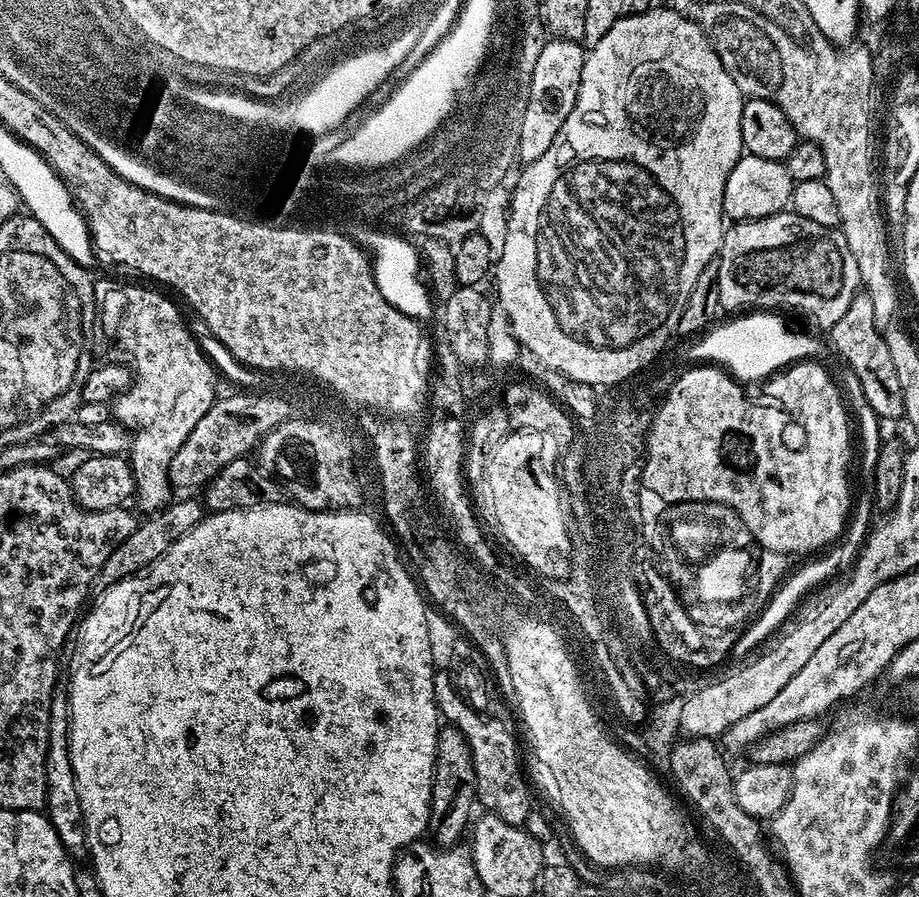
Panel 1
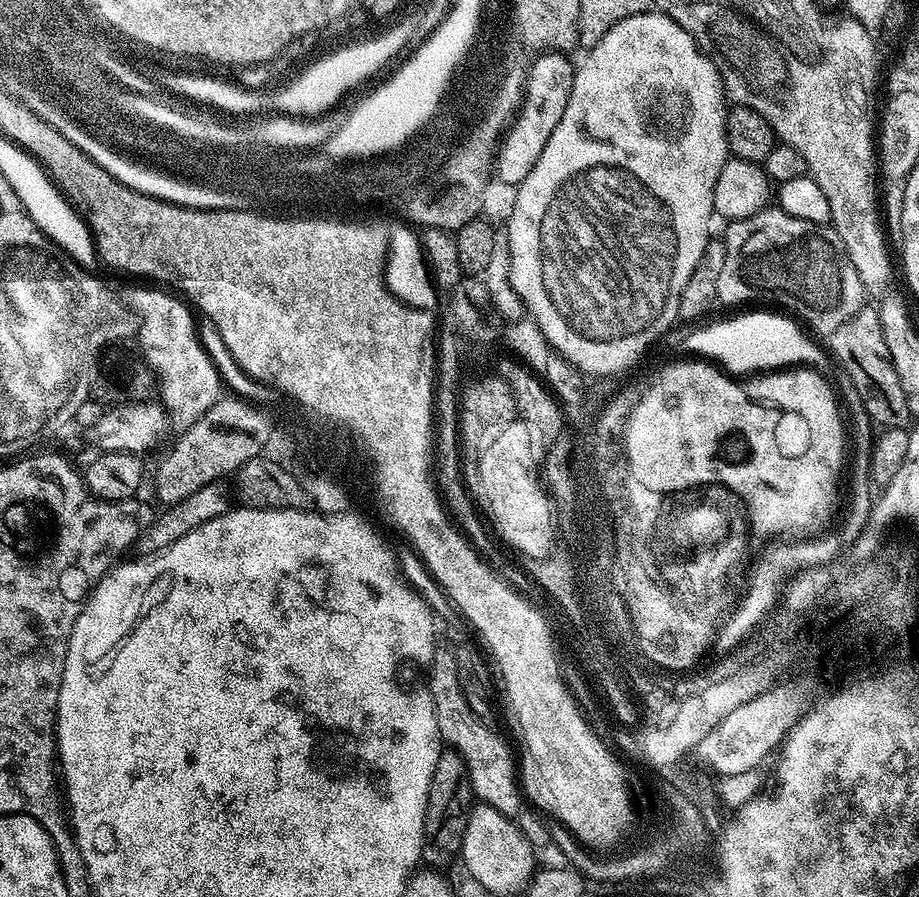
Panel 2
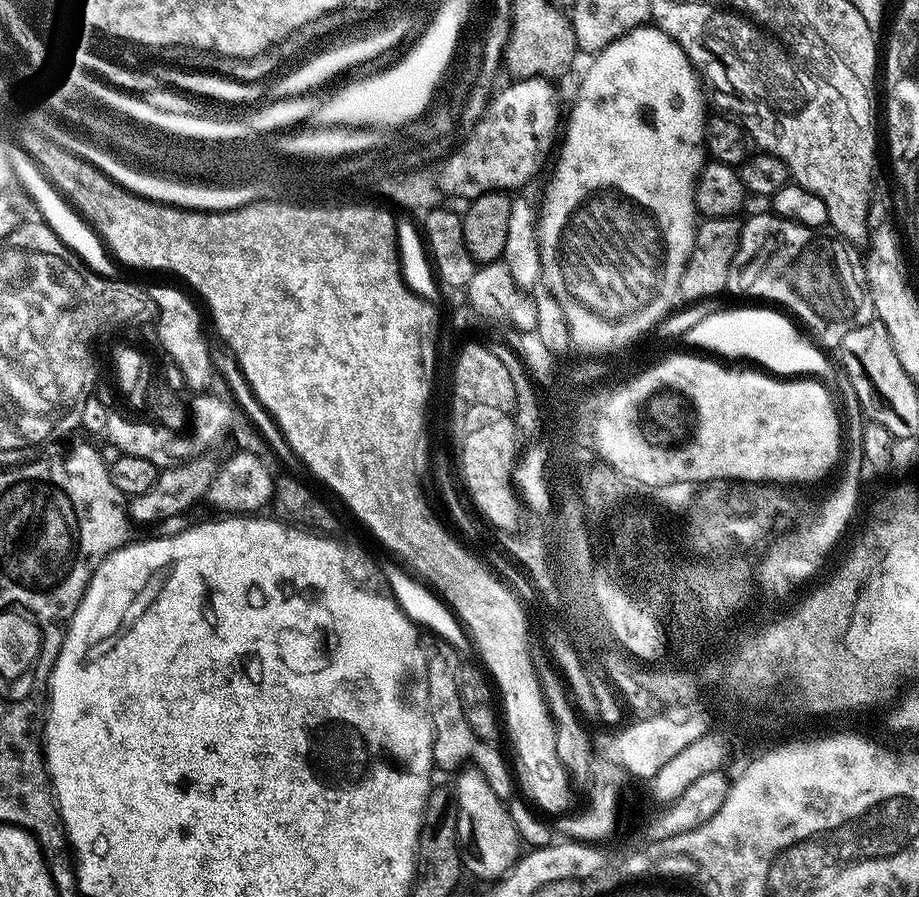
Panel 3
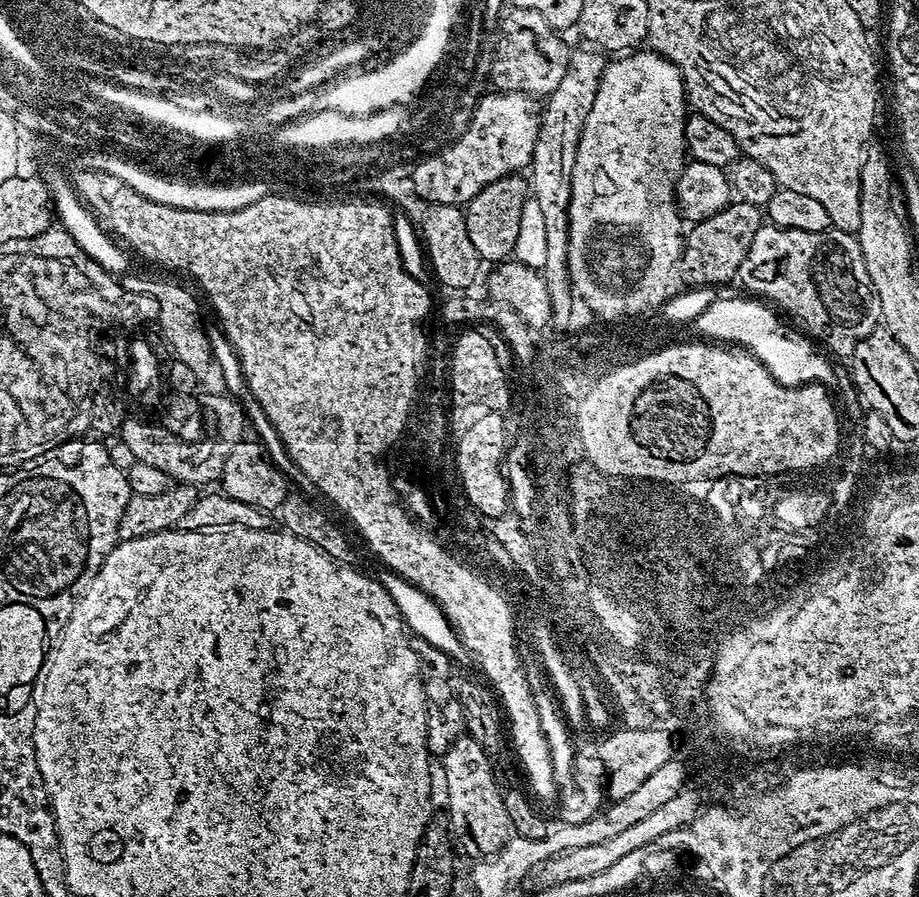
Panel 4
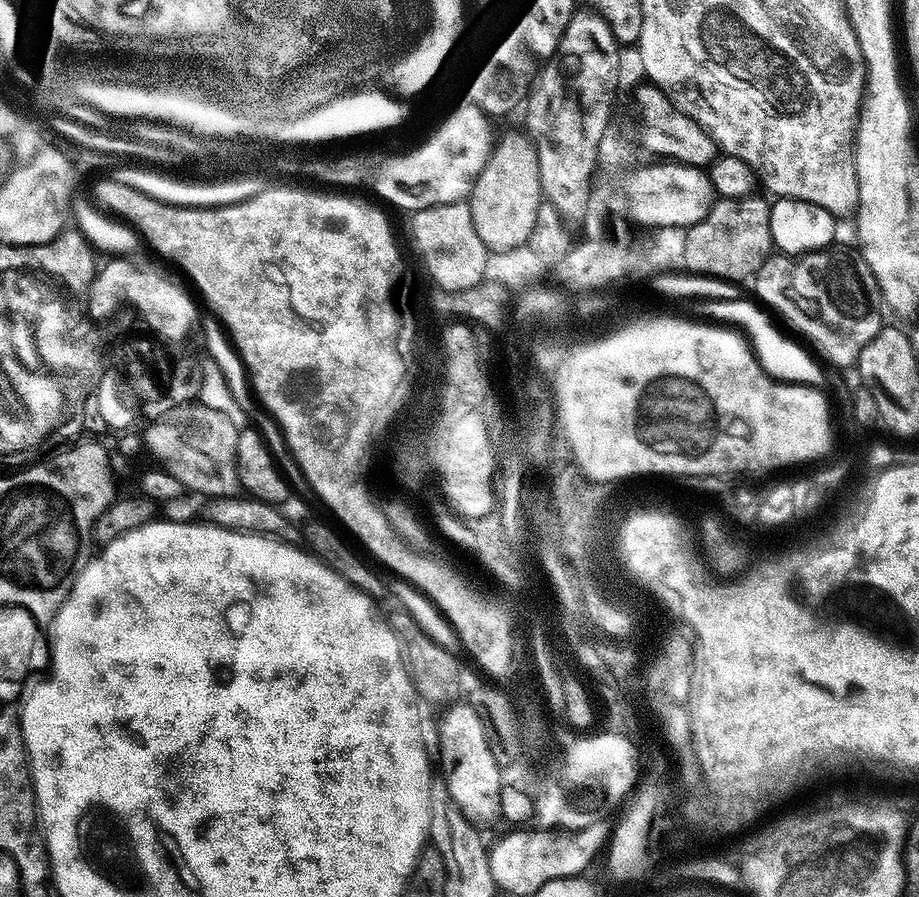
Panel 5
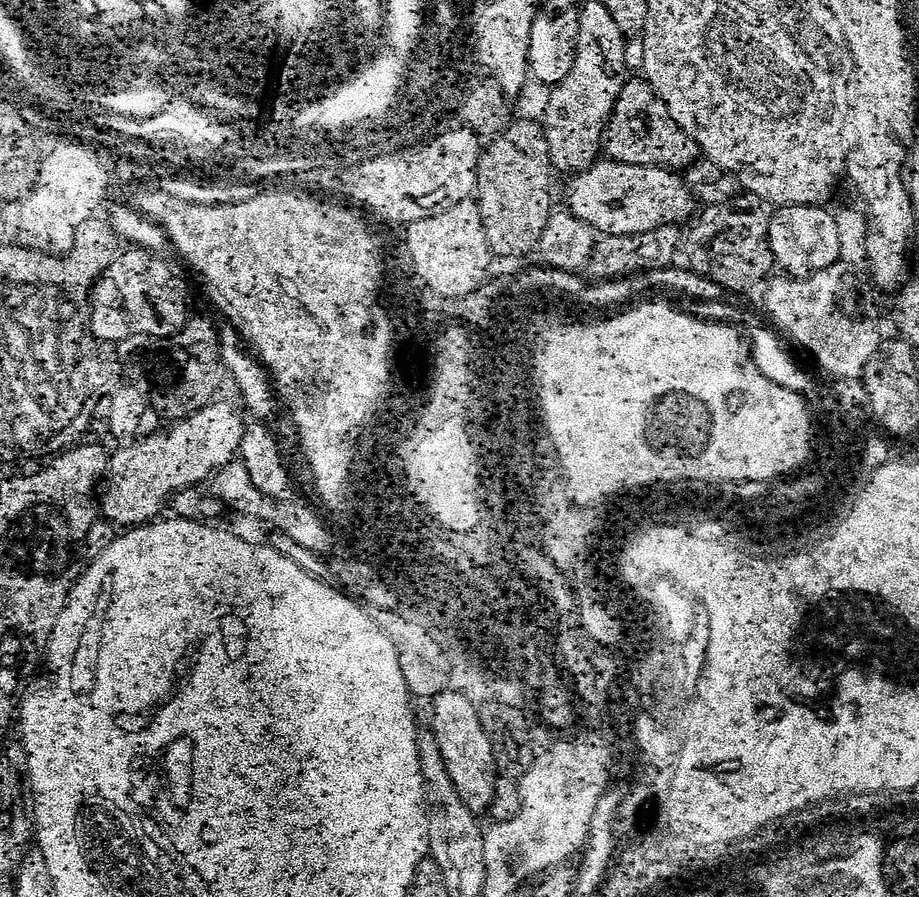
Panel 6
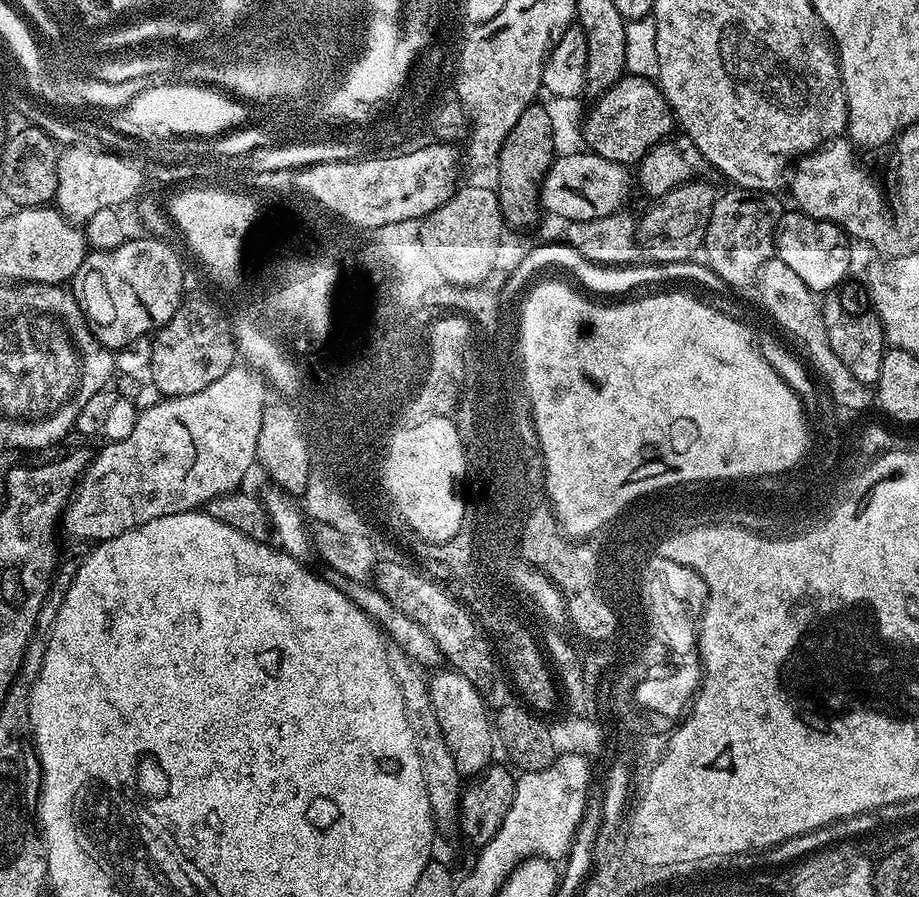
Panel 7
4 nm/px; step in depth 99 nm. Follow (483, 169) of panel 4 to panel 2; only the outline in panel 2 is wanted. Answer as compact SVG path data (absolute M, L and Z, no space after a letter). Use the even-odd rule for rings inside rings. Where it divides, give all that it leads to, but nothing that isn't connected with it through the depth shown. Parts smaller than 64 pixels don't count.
M545 52L544 60L537 67L534 78L528 89L528 108L520 115L520 124L513 129L511 138L499 144L495 151L494 176L504 184L518 186L530 174L530 170L538 162L542 150L546 150L546 142L550 142L550 134L554 134L554 126L562 122L562 114L566 114L566 102L570 98L574 64L562 52Z

